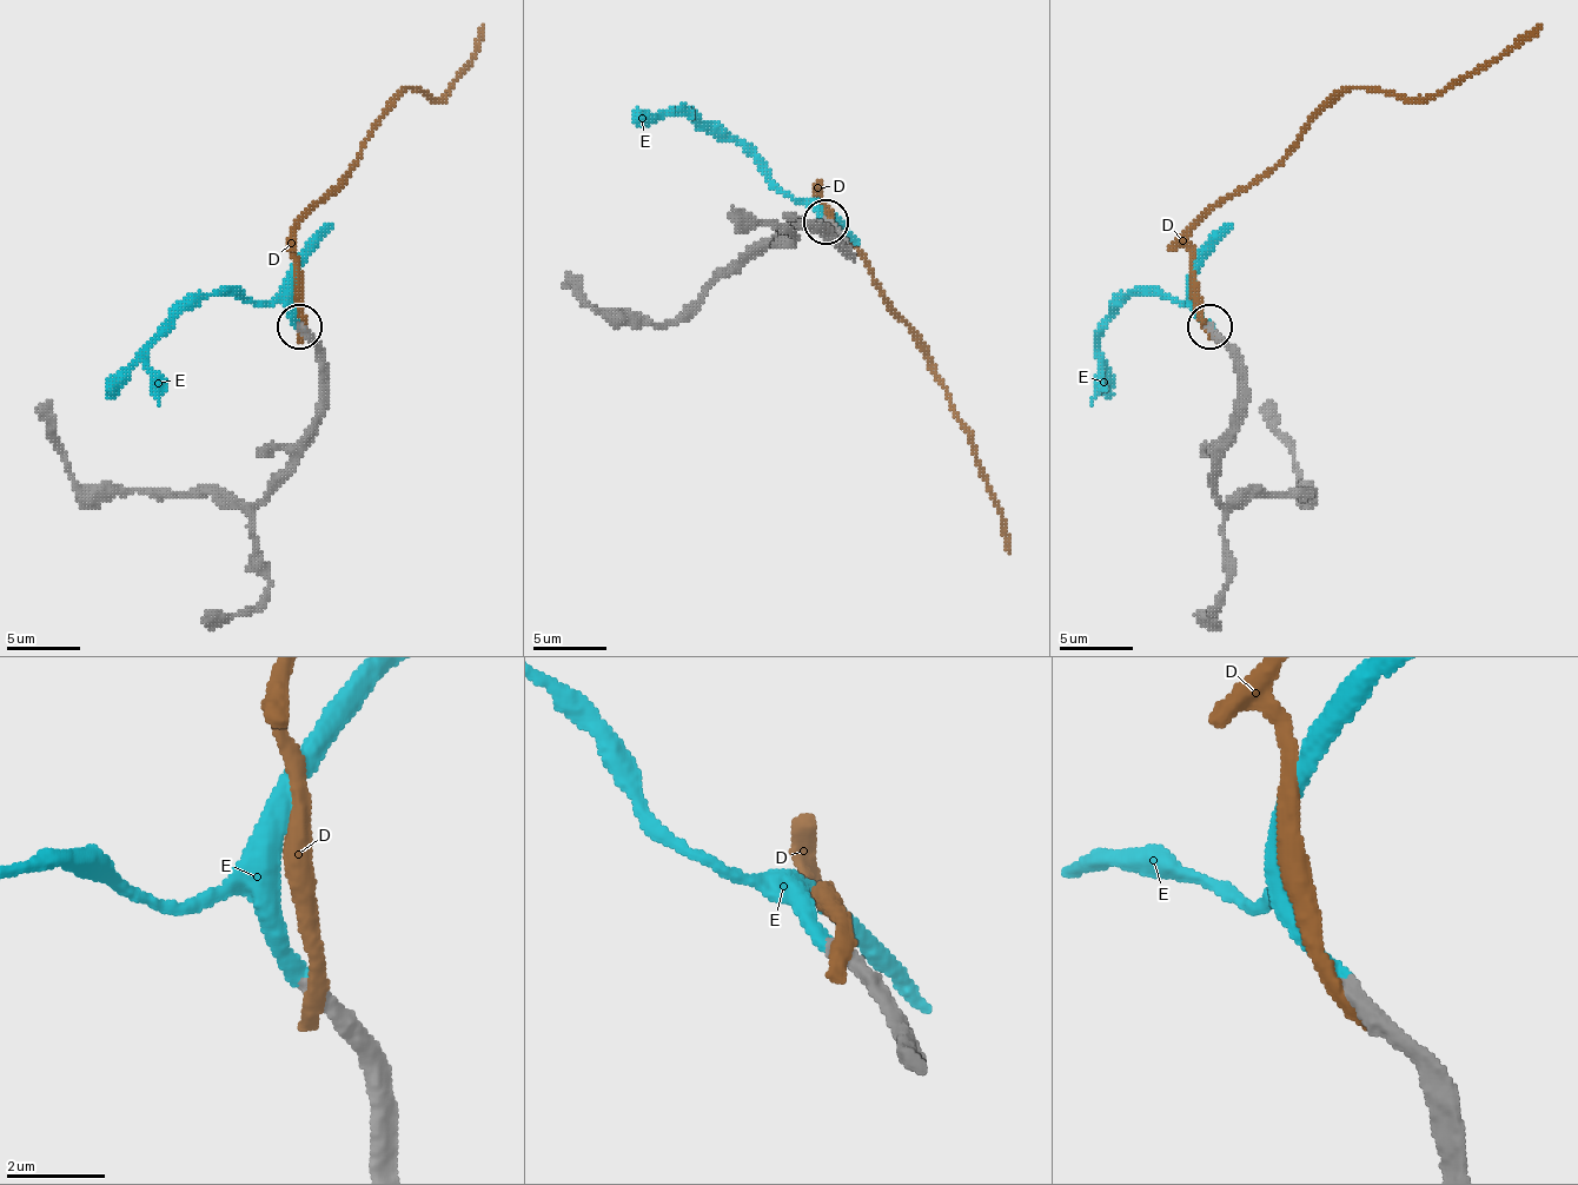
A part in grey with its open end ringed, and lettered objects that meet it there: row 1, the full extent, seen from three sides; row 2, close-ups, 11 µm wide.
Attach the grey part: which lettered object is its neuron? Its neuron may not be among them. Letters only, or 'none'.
E

